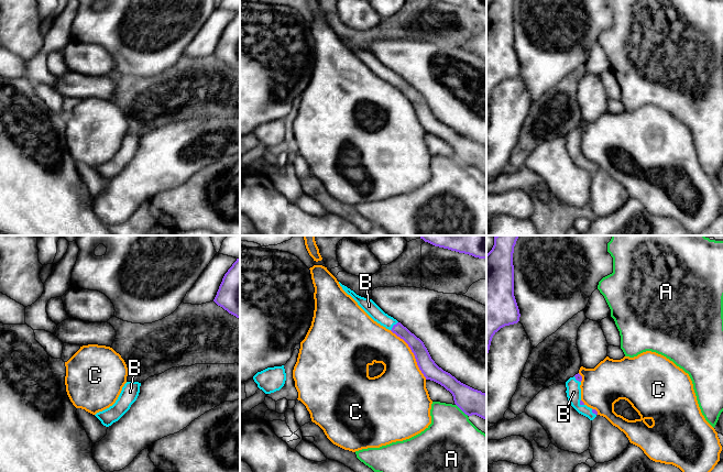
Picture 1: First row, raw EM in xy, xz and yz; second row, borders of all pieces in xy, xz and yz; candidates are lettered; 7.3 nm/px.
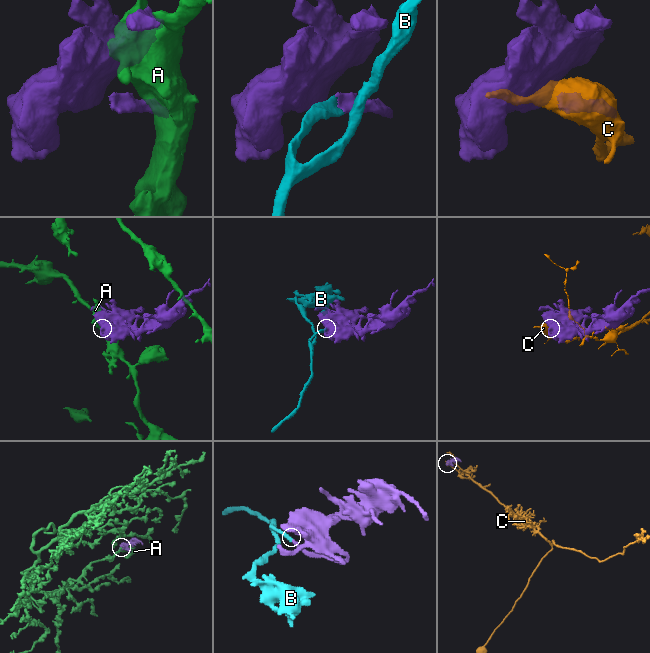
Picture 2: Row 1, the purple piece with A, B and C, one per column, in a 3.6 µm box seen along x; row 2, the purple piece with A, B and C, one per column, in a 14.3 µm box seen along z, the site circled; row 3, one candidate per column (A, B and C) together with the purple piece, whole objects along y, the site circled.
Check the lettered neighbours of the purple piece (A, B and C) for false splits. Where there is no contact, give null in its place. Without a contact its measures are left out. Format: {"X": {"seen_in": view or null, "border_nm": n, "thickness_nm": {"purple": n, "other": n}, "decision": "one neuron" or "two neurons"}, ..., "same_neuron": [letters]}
{"A": {"seen_in": "xz", "border_nm": 130, "thickness_nm": {"purple": 190, "other": 420}, "decision": "two neurons"}, "B": {"seen_in": "xz", "border_nm": 90, "thickness_nm": {"purple": 110, "other": 100}, "decision": "one neuron"}, "C": {"seen_in": "xz", "border_nm": 440, "thickness_nm": {"purple": 120, "other": 340}, "decision": "two neurons"}, "same_neuron": ["B"]}

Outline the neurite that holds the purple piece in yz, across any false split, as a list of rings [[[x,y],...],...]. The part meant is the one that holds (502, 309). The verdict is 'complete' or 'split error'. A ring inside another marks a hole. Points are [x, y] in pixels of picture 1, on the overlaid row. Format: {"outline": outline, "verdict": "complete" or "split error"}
{"outline": [[[495,235],[494,245],[486,254],[486,356],[493,336],[503,327],[519,321],[519,309],[514,296],[513,253],[518,235]]], "verdict": "complete"}

